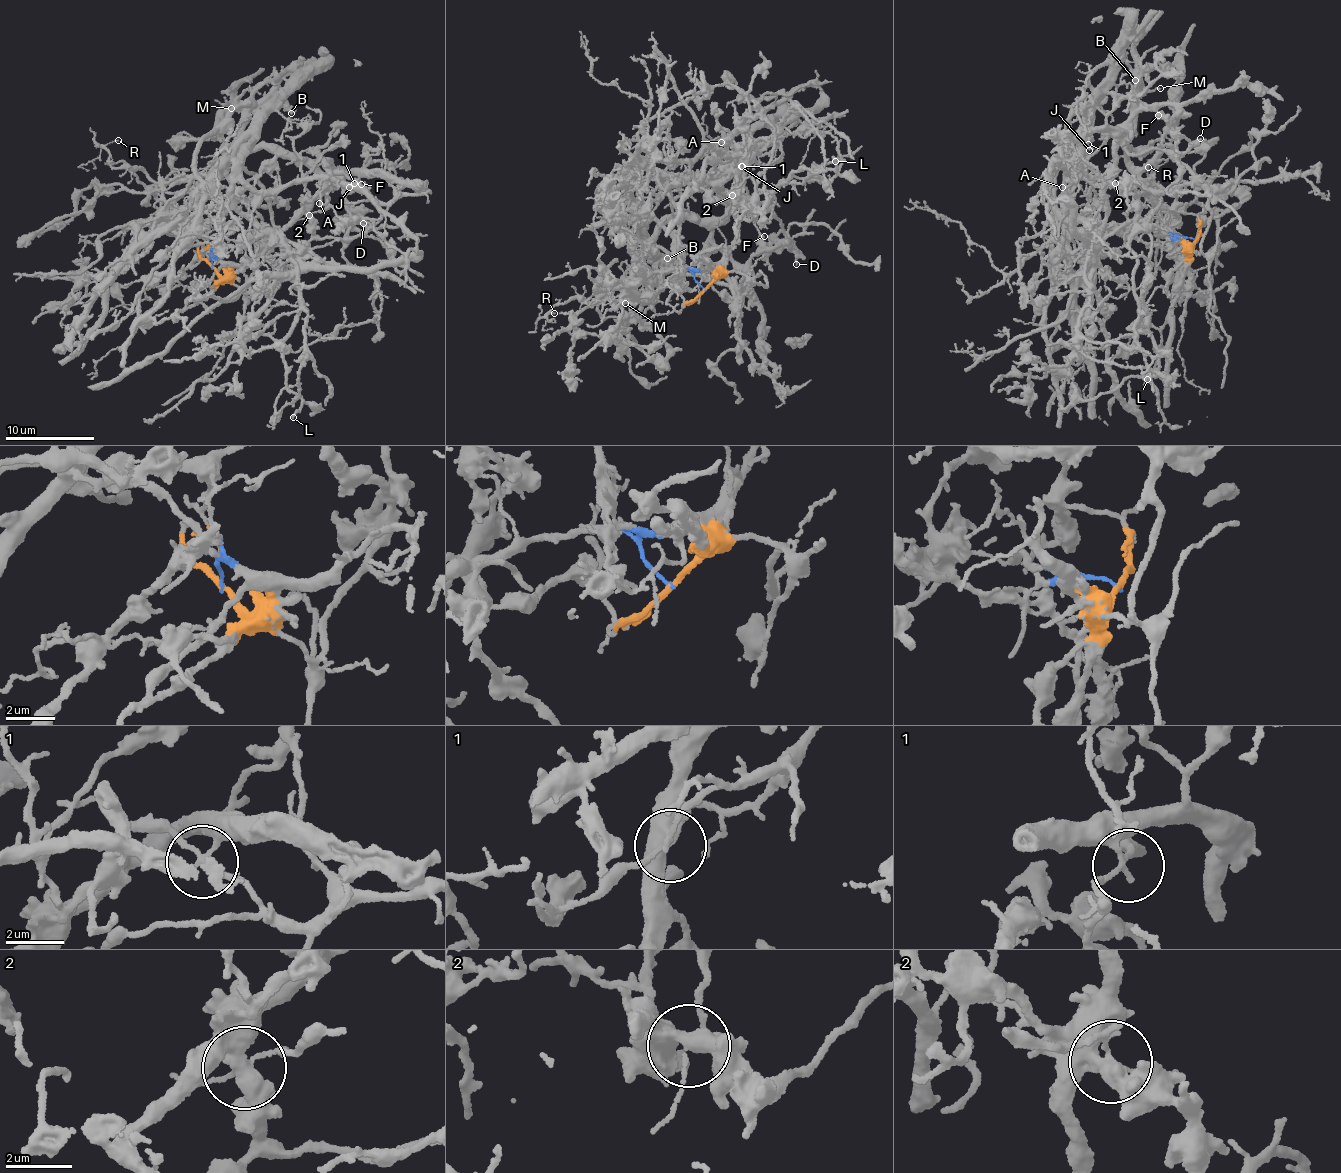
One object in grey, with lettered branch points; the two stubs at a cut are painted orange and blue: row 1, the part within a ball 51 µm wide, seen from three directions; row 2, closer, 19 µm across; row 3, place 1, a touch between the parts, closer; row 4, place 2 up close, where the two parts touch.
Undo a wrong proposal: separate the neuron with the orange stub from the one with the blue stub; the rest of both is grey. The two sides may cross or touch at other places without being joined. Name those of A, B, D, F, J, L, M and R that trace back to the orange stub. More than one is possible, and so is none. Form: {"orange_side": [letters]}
{"orange_side": ["A", "B", "D", "F", "J", "L", "M"]}

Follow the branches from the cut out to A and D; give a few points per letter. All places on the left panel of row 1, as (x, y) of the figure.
A: (211, 267), (206, 229), (168, 216), (238, 154), (302, 159), (322, 178), (309, 200), (323, 190), (319, 203)
D: (211, 267), (206, 229), (170, 213), (238, 154), (268, 147), (329, 159), (353, 225), (361, 230), (363, 223)

